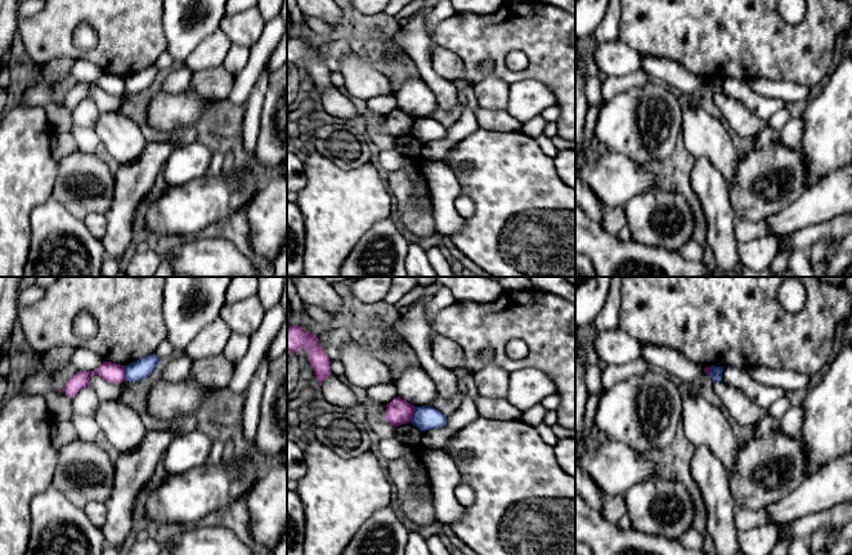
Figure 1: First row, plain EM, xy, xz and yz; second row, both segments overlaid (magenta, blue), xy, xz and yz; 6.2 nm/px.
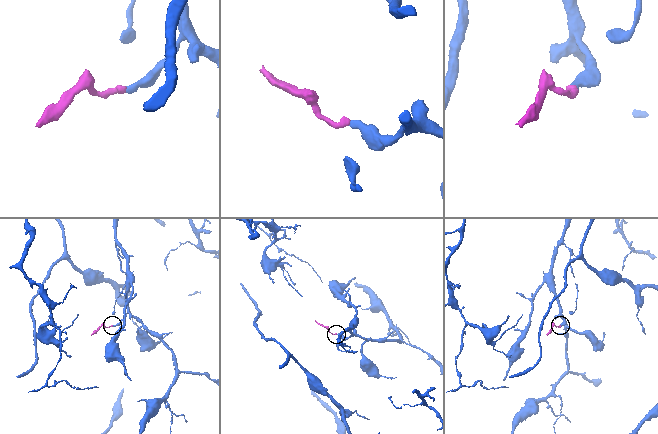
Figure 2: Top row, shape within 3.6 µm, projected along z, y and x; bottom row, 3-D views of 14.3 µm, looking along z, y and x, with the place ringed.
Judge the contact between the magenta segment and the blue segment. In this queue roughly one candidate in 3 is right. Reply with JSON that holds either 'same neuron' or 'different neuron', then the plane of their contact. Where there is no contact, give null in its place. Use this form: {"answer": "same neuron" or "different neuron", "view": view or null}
{"answer": "different neuron", "view": "xz"}

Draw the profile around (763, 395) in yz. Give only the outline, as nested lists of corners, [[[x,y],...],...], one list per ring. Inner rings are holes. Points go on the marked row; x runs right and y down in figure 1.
[[[734,366],[723,367],[722,381],[740,389],[752,402],[762,408],[768,408],[789,393],[781,388],[762,385],[749,376],[748,370]]]

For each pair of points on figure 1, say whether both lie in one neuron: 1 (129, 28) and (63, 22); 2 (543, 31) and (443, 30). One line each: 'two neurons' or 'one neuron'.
1: one neuron
2: one neuron

